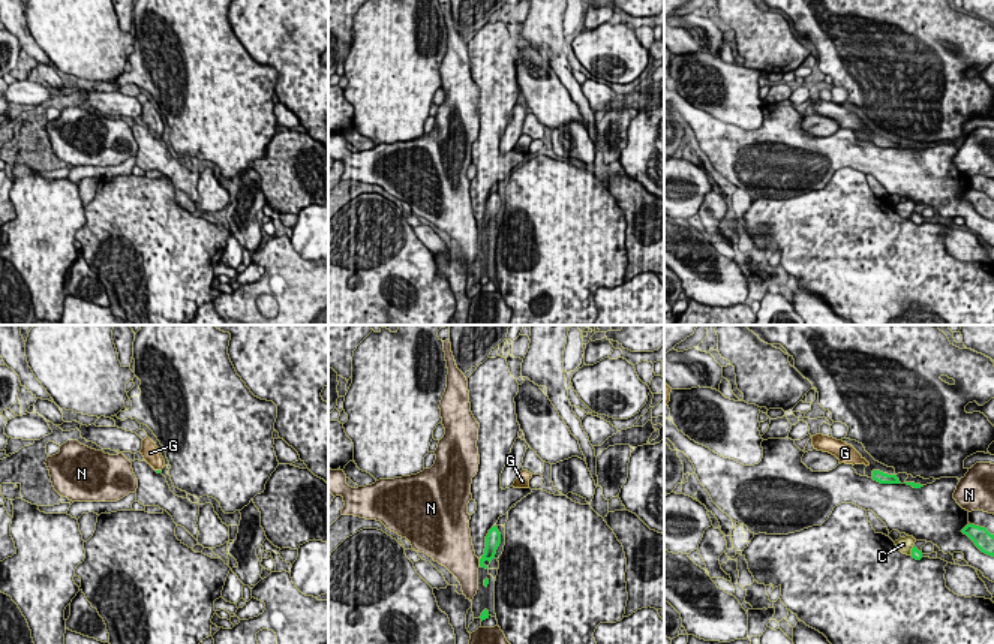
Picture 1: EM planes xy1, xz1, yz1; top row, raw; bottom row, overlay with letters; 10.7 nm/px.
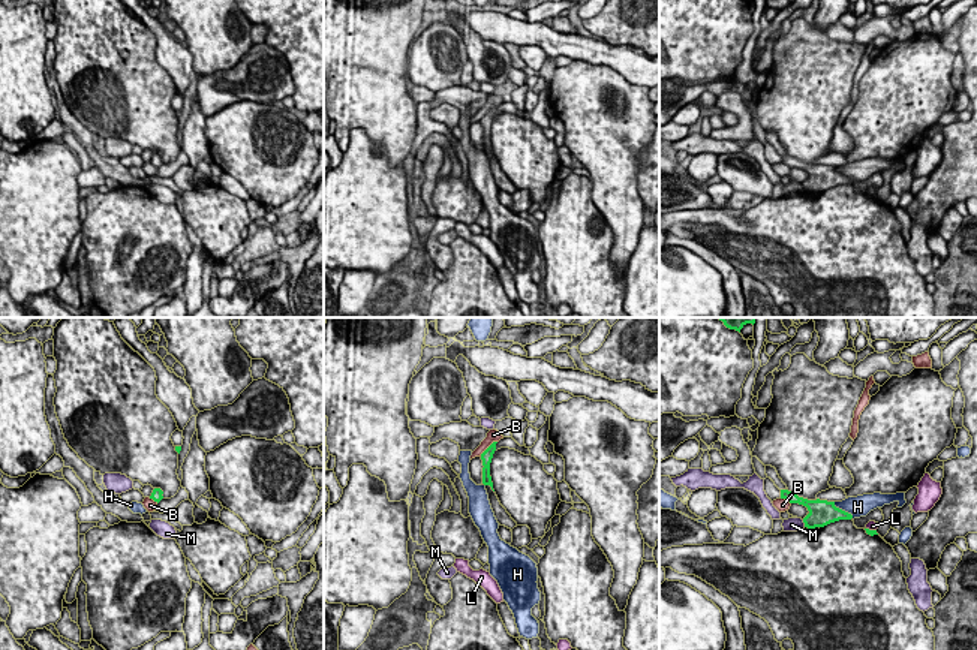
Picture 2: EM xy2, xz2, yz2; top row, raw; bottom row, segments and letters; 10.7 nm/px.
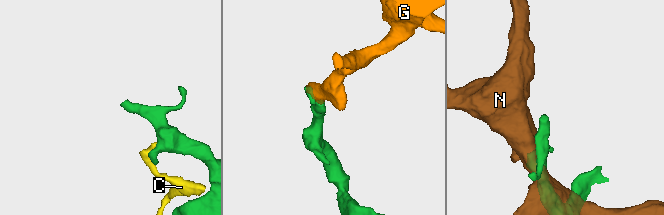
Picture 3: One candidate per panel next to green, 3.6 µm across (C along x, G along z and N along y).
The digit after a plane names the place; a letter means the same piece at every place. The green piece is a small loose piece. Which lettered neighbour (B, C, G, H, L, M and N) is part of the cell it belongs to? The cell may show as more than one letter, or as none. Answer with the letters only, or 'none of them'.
G

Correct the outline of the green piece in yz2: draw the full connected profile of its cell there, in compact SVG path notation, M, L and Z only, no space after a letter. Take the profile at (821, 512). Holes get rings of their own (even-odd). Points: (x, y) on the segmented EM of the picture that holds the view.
M781 490L781 499L785 499L790 503L799 503L808 508L809 514L803 518L805 527L808 529L824 527L839 520L853 518L851 514L836 508L835 502L827 502L820 499L808 500L808 499L799 497L796 493L791 493L788 490Z

